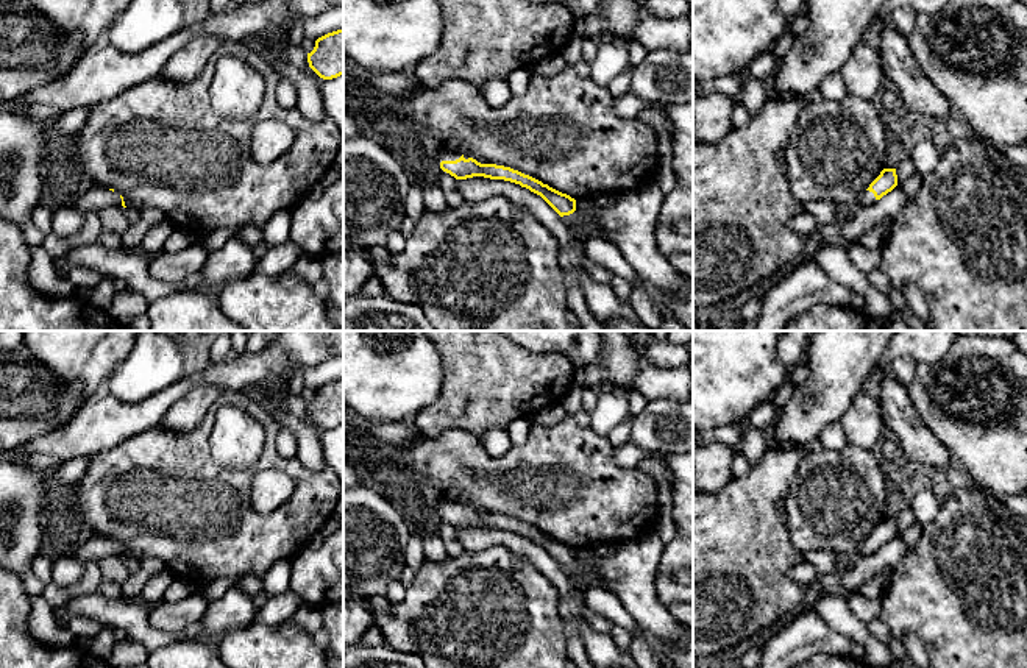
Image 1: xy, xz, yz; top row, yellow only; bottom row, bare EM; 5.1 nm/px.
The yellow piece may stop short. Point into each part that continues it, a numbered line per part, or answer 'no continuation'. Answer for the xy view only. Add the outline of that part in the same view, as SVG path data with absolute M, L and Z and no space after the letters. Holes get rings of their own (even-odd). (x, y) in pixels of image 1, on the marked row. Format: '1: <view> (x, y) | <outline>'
1: xy (95, 197) | M92 184L73 204L86 215L91 211L122 204L122 198L115 190Z

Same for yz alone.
1: yz (867, 198) | M865 190L862 195L860 195L860 198L858 198L858 204L860 206L871 206L871 204L874 204L877 200L876 200L876 197L874 197L874 194L872 192L869 192L869 190Z

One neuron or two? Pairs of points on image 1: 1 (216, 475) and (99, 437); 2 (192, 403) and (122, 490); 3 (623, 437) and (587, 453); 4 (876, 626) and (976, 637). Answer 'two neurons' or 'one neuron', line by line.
1: two neurons
2: two neurons
3: two neurons
4: two neurons

